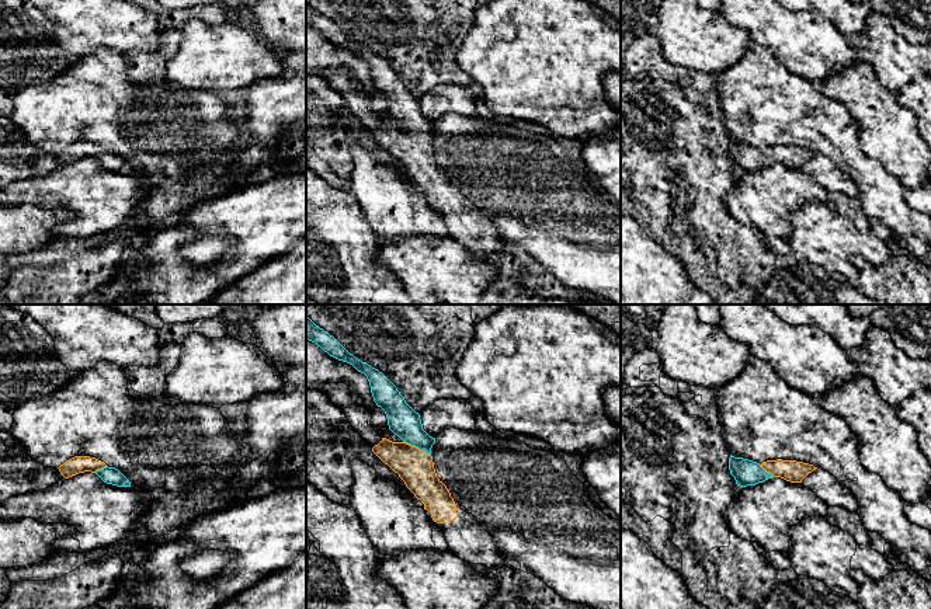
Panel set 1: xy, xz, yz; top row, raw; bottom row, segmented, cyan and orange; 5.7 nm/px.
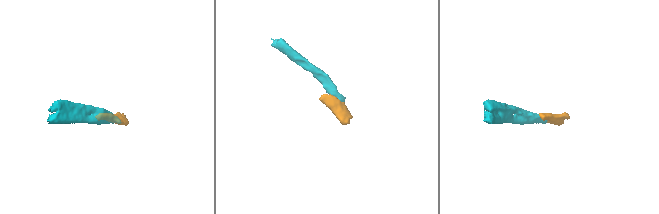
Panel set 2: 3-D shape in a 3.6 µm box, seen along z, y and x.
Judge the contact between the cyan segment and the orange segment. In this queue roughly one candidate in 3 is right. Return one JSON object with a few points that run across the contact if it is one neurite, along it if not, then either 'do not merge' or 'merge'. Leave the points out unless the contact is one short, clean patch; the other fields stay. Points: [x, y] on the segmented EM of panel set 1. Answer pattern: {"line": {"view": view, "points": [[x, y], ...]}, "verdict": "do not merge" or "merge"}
{"line": {"view": "xz", "points": [[403, 421], [417, 446], [414, 467]]}, "verdict": "merge"}

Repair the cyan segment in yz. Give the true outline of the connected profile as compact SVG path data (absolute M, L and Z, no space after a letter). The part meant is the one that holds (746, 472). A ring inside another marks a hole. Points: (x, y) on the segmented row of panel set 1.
M729 457L729 470L740 487L755 486L772 477L781 477L791 483L802 483L802 480L816 470L813 464L796 460L767 460L761 464L748 459Z

